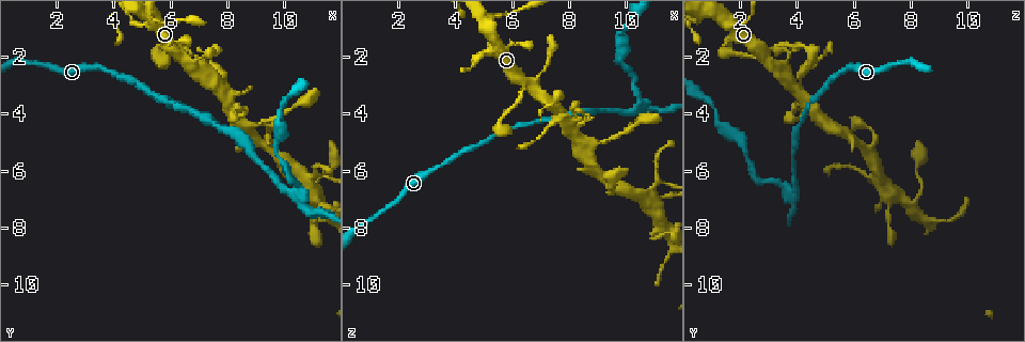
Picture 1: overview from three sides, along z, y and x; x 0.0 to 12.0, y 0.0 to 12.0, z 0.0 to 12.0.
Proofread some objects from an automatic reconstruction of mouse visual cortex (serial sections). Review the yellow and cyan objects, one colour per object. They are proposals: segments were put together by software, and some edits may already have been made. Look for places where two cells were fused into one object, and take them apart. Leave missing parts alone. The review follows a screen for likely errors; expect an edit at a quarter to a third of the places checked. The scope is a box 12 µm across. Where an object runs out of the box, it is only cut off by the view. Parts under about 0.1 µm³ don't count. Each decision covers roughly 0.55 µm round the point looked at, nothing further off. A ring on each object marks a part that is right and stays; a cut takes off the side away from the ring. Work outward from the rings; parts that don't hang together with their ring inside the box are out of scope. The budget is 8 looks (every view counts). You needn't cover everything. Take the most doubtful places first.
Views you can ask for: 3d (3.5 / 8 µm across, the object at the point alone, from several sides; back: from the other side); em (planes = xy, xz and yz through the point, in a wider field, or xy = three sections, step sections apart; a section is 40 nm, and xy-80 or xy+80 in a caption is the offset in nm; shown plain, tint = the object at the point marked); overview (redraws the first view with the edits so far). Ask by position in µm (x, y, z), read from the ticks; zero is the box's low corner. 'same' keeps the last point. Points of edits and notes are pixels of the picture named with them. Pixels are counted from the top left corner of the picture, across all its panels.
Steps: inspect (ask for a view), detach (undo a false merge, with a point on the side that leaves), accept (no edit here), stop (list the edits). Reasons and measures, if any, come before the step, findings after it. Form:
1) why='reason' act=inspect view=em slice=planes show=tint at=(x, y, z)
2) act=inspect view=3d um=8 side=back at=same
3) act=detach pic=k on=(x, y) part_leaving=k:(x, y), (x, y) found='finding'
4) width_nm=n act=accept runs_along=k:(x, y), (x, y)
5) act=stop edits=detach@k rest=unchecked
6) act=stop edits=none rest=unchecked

why='two arms in line, one across' act=inspect view=3d um=3.5 at=(10.3, 6.8, 3.9)

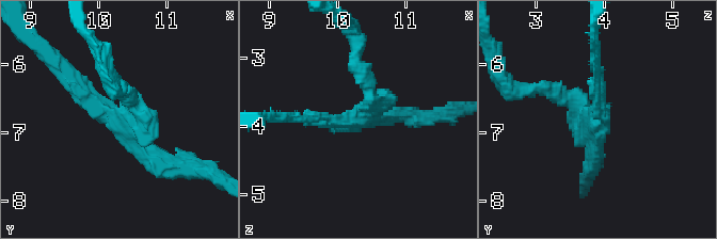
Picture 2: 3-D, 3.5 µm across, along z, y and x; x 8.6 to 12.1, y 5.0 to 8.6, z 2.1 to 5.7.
why='now the EM' act=inspect view=em slice=xy step=3 show=tint at=(10.35, 6.80, 3.90)

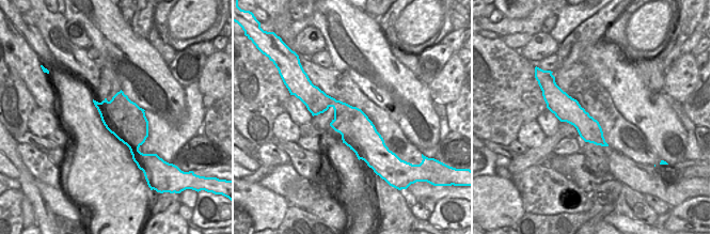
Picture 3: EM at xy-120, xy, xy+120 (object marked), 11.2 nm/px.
act=detach pic=2 on=(359, 76) part_leaving=2:(371, 108), (351, 29) found='two cells meet here'

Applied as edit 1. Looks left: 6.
act=inspect view=overview

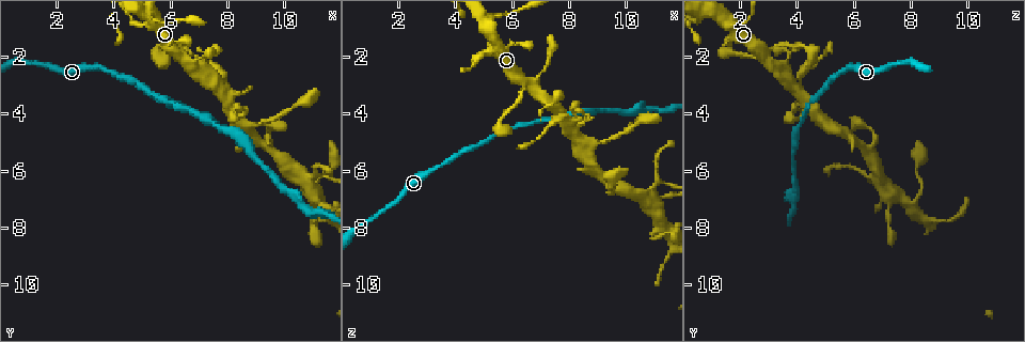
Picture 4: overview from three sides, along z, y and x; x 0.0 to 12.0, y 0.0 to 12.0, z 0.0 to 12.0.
why='sharp bend' act=inspect view=3d um=3.5 at=(7.6, 3.0, 3.8)

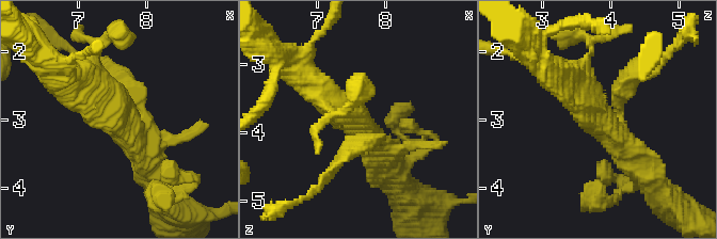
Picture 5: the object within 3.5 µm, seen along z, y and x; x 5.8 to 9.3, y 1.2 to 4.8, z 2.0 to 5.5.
why='now the EM' act=inspect view=em slice=xy step=1 show=tint at=(7.55, 2.95, 3.85)

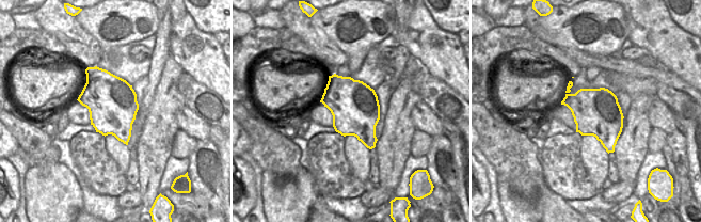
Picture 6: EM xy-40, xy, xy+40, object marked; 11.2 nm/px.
why='cut it another way' act=inspect view=em slice=xy step=3 show=tint at=same

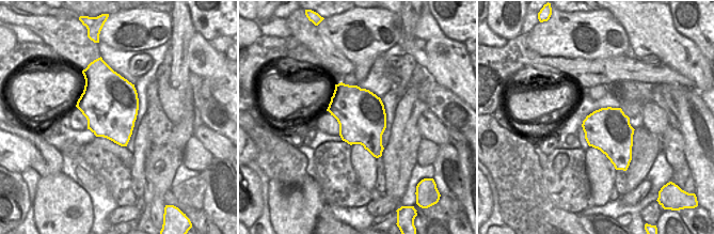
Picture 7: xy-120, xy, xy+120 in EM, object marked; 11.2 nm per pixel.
act=detach pic=5 on=(625, 79) part_leaving=5:(368, 134), (306, 196) found='two cells meet here'

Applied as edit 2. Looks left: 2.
act=stop edits=detach@2,detach@5 rest=unchecked

